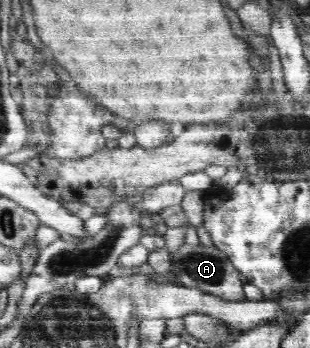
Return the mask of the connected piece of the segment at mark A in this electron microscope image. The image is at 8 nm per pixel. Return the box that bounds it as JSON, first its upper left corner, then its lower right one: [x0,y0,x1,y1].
[122,244,246,301]

